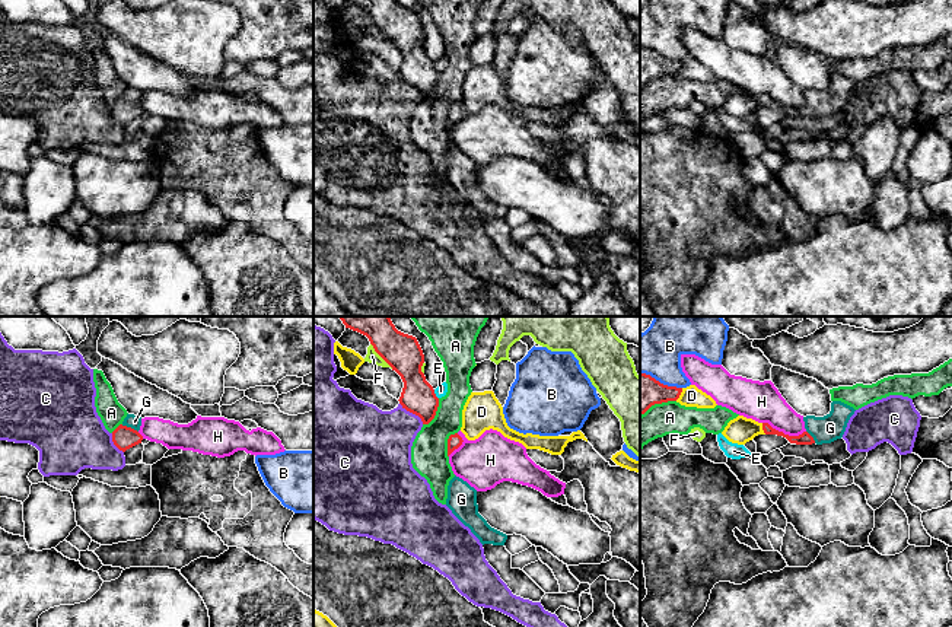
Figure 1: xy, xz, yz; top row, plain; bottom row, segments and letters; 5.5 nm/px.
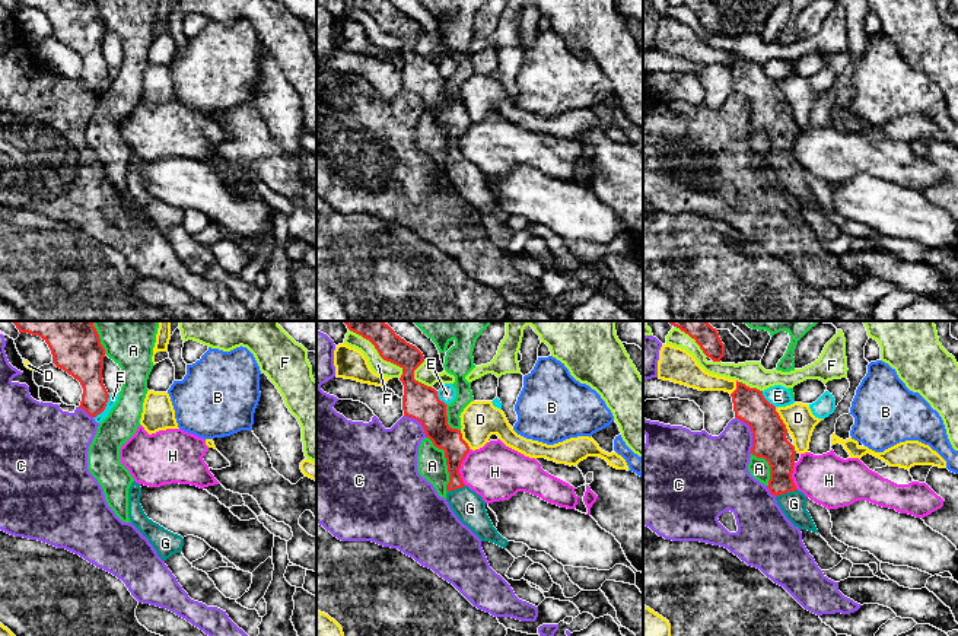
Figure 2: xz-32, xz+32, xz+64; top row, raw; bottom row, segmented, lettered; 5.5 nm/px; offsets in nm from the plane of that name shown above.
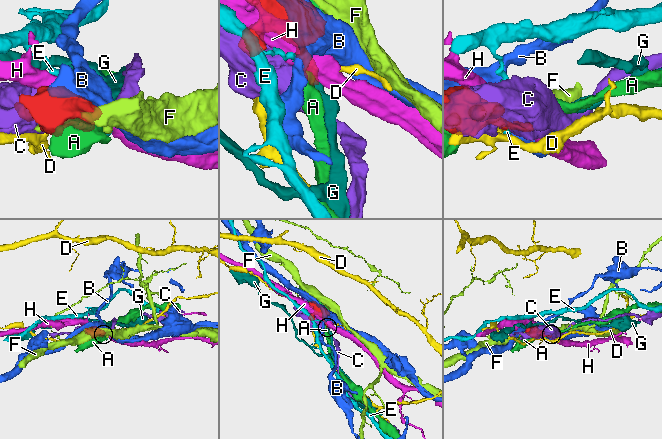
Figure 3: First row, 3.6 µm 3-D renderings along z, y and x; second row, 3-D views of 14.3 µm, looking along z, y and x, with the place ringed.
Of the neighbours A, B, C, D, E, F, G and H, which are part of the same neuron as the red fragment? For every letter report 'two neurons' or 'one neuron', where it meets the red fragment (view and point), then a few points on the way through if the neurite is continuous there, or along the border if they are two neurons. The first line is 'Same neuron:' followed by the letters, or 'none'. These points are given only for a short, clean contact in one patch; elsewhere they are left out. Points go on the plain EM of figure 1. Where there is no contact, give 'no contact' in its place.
Same neuron: G
A: two neurons; contact xz (435, 86)
B: two neurons; contact yz (659, 56)
C: two neurons; contact xz (413, 86)
D: two neurons; contact yz (680, 67)
E: two neurons; contact xz (435, 67); border xz (433, 63), (438, 72)
F: two neurons; contact xz (381, 29)
G: one neuron; contact xy (130, 101); way xy (124, 111), (130, 101), (134, 95)
H: two neurons; contact yz (783, 107)

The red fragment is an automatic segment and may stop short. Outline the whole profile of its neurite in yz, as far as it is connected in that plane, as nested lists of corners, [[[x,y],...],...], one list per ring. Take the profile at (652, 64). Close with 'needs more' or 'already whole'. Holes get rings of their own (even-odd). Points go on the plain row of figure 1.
[[[640,47],[640,89],[655,77],[676,74],[681,66],[682,61],[663,58],[650,48]]] | already whole

